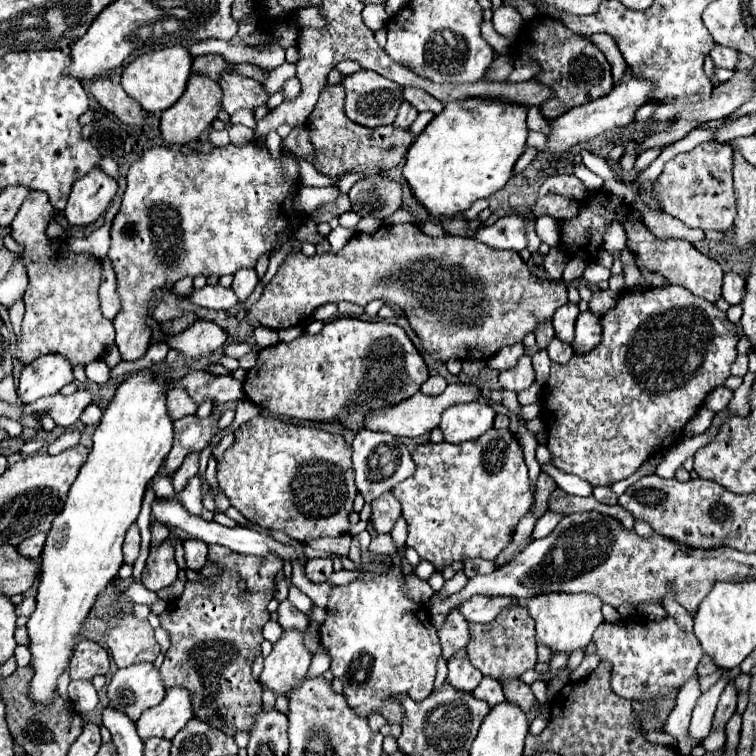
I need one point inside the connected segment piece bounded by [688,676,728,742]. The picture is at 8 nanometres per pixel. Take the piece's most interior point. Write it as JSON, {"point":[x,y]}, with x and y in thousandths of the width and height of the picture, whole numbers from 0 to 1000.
{"point":[927,956]}

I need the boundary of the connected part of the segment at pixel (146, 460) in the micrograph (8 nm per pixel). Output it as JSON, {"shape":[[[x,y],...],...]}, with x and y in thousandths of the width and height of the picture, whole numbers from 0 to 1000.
{"shape":[[[190,492],[169,497],[156,511],[151,529],[138,542],[135,558],[124,571],[122,598],[111,611],[111,616],[106,619],[106,627],[90,651],[79,683],[74,683],[74,688],[69,690],[69,698],[61,709],[58,730],[53,735],[56,746],[53,746],[53,772],[48,786],[48,807],[34,823],[37,841],[40,841],[37,857],[42,865],[40,881],[45,886],[37,923],[45,931],[53,934],[69,931],[77,894],[90,884],[98,860],[98,847],[127,788],[151,767],[159,749],[164,746],[161,741],[164,706],[172,698],[172,693],[180,690],[193,643],[212,622],[212,614],[222,603],[225,593],[228,593],[228,556],[220,545],[220,508],[204,503],[201,495],[190,495]]]}

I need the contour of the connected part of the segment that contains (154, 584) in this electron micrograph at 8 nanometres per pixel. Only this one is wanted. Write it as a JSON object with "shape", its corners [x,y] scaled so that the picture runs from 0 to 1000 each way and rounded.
{"shape":[[[225,709],[209,725],[198,728],[193,751],[185,759],[185,770],[190,772],[190,778],[209,783],[233,767],[235,762],[235,749],[230,743],[230,717],[233,714],[235,712]]]}

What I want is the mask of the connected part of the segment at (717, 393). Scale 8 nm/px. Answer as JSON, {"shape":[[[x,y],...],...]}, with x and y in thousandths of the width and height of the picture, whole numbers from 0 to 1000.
{"shape":[[[952,511],[952,513],[942,516],[942,519],[934,524],[931,537],[934,537],[934,540],[942,540],[942,545],[952,545],[952,542],[958,542],[958,540],[963,537],[966,526],[968,526],[968,519],[966,519],[963,513]]]}

